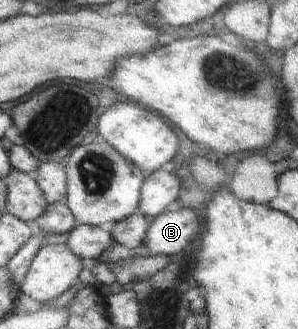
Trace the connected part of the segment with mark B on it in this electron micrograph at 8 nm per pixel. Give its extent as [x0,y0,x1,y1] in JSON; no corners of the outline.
[141,208,198,259]

